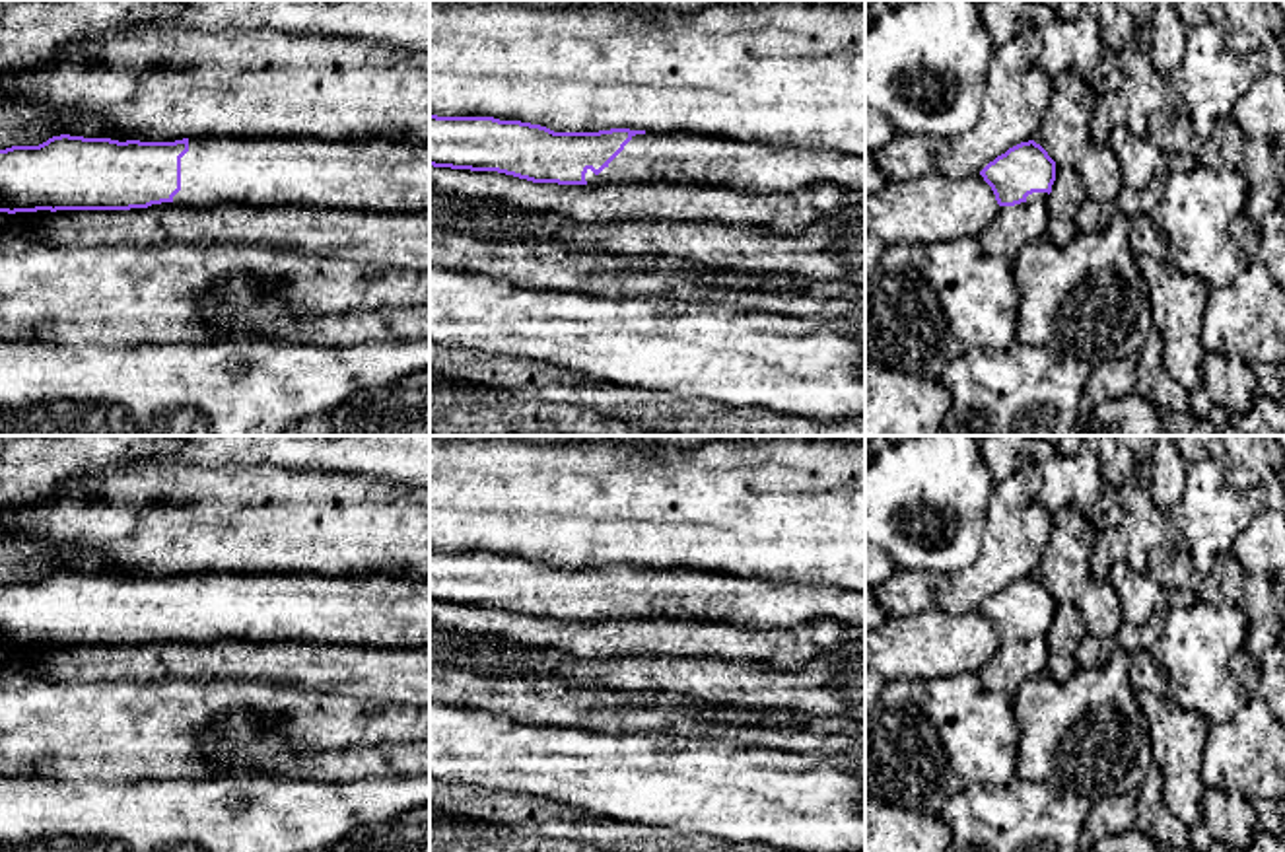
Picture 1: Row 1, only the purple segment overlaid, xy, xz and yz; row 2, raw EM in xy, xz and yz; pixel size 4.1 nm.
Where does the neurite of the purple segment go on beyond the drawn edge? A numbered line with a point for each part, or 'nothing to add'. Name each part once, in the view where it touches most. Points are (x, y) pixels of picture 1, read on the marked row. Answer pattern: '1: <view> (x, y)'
1: xz (679, 156)

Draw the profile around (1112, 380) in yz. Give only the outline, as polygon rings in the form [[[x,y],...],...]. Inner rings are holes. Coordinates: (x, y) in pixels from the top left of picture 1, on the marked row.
[[[1118,358],[1093,366],[1085,387],[1085,405],[1094,407],[1108,399],[1120,399],[1135,389],[1135,358]]]

